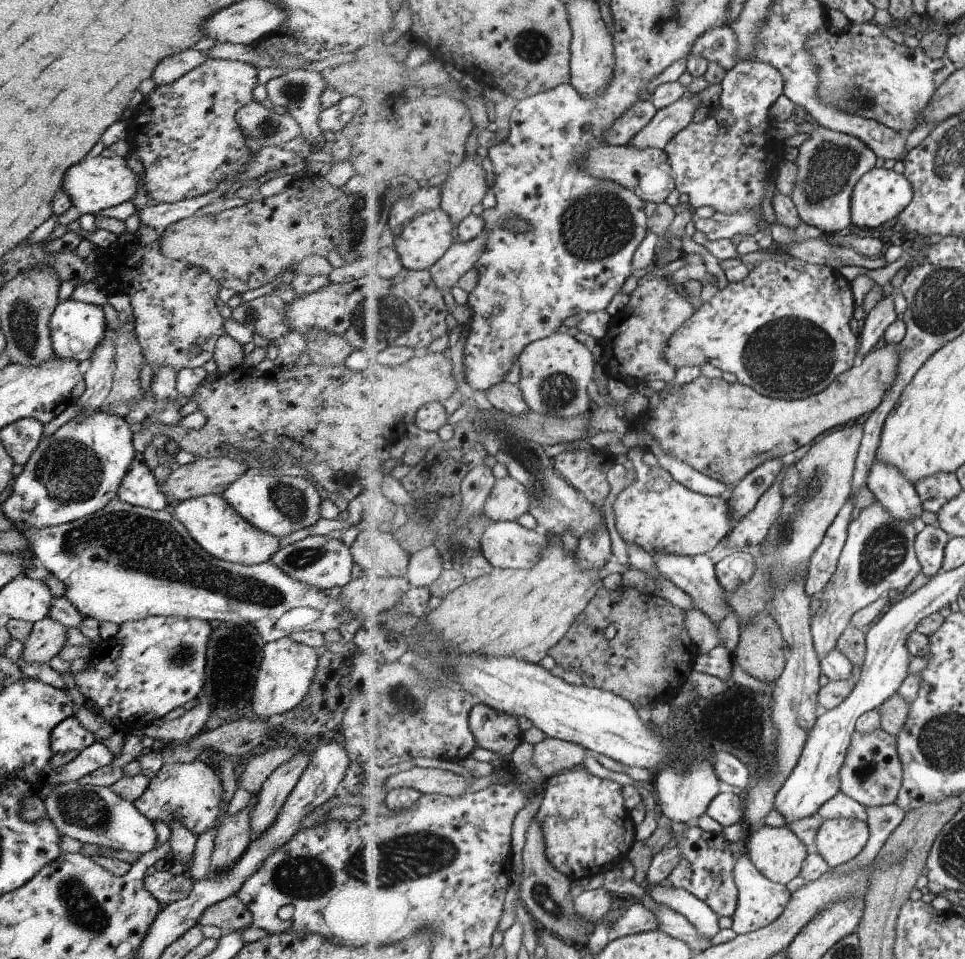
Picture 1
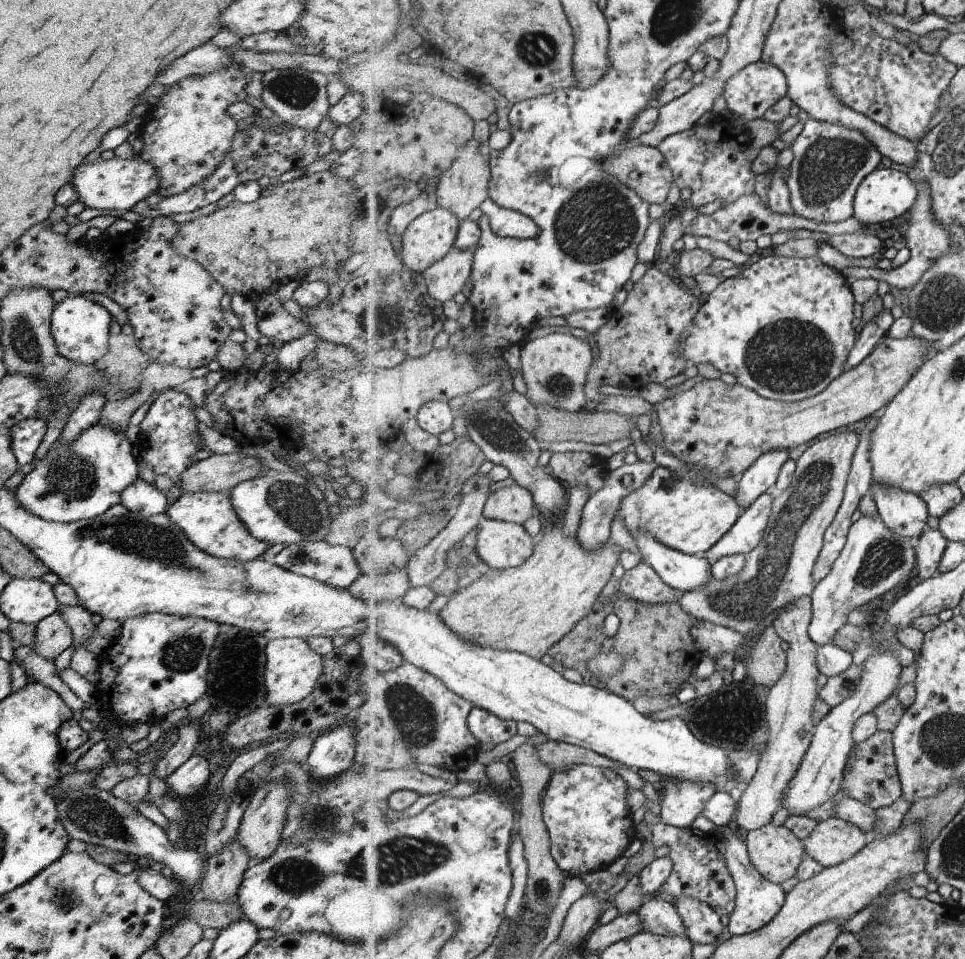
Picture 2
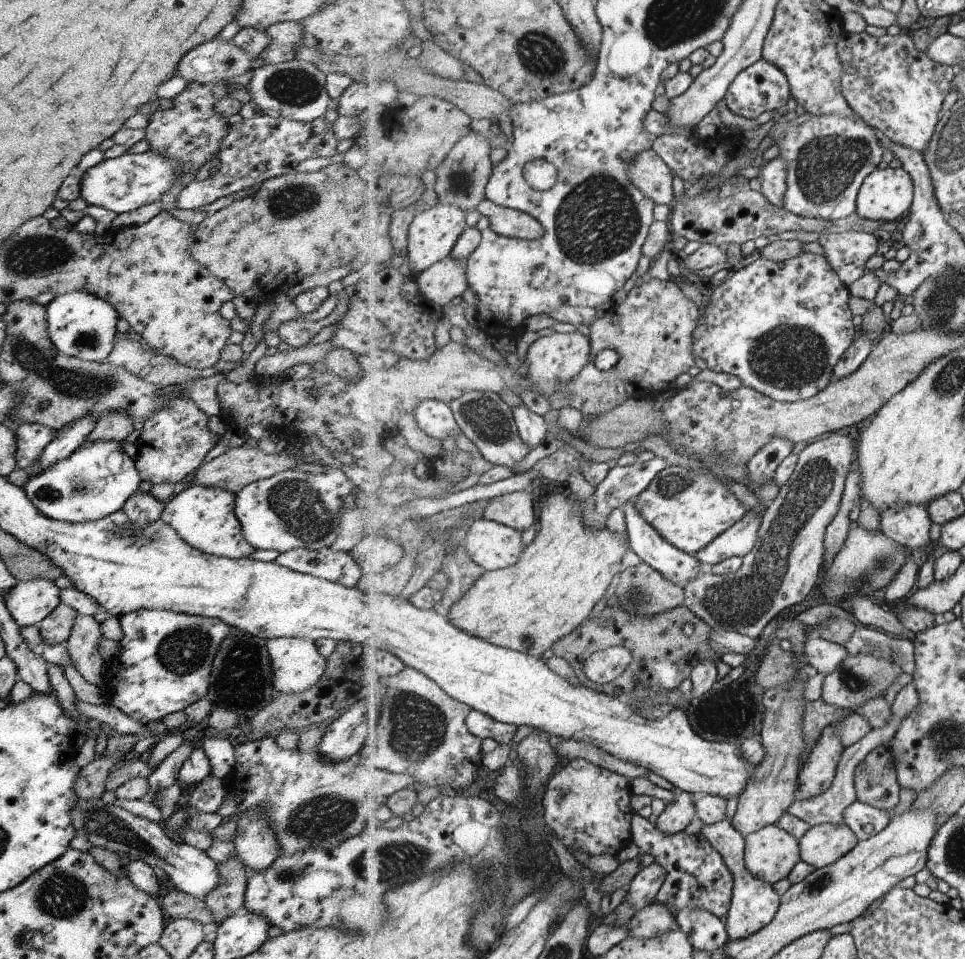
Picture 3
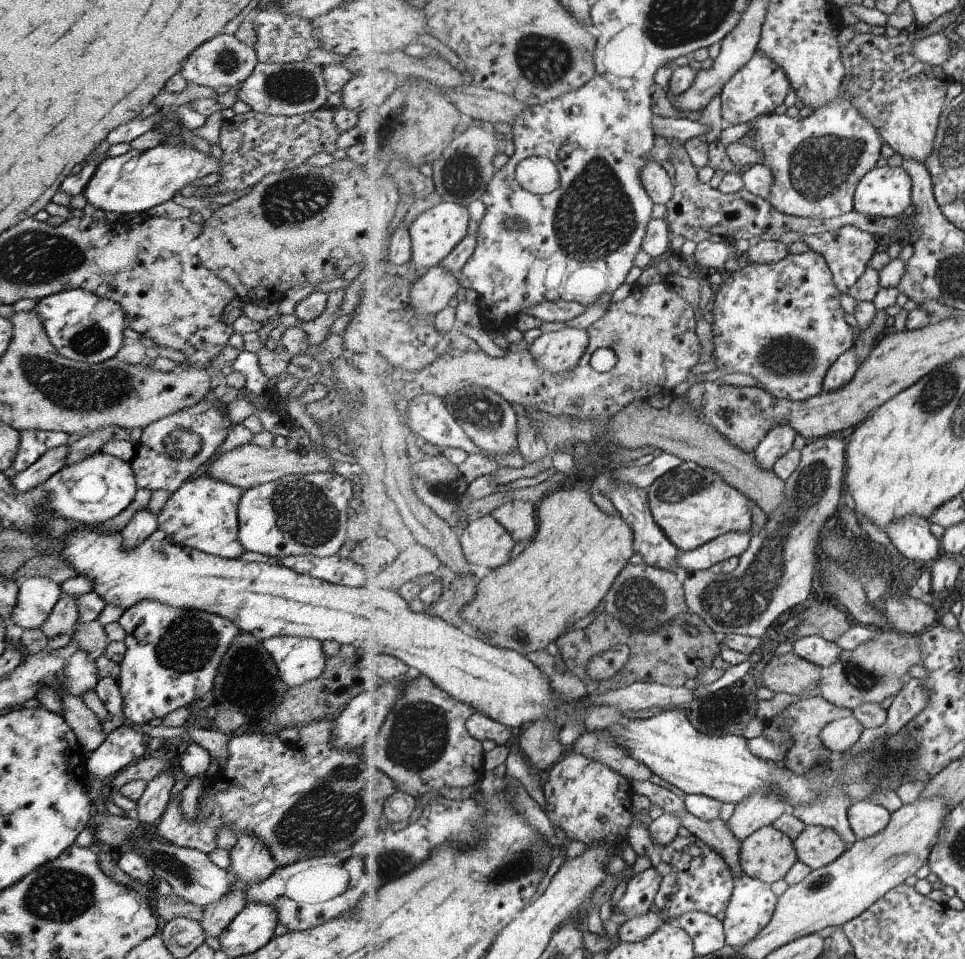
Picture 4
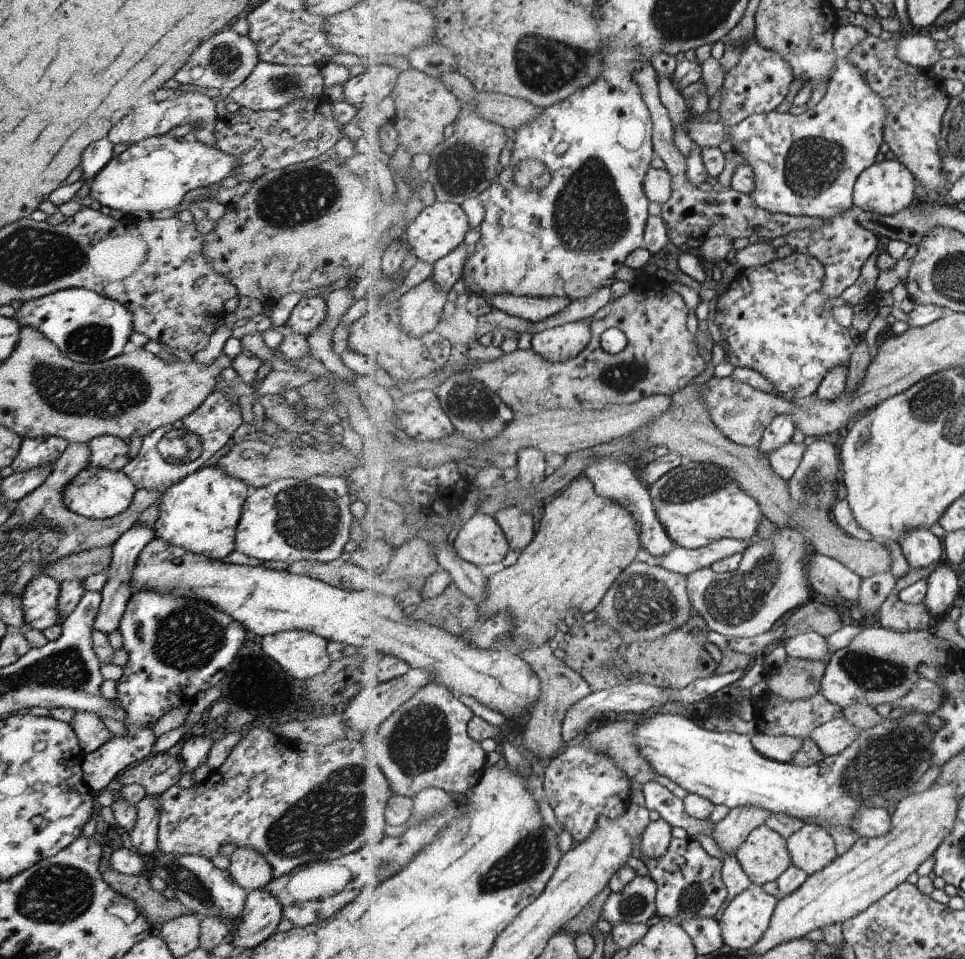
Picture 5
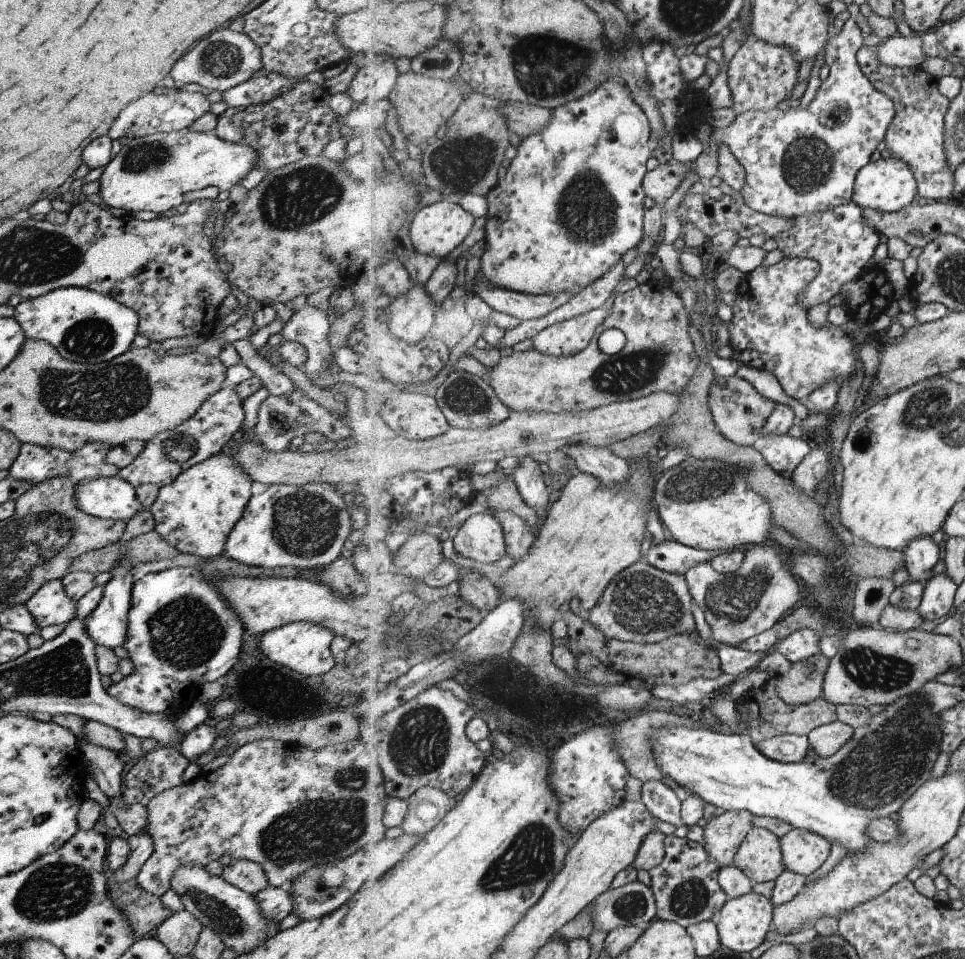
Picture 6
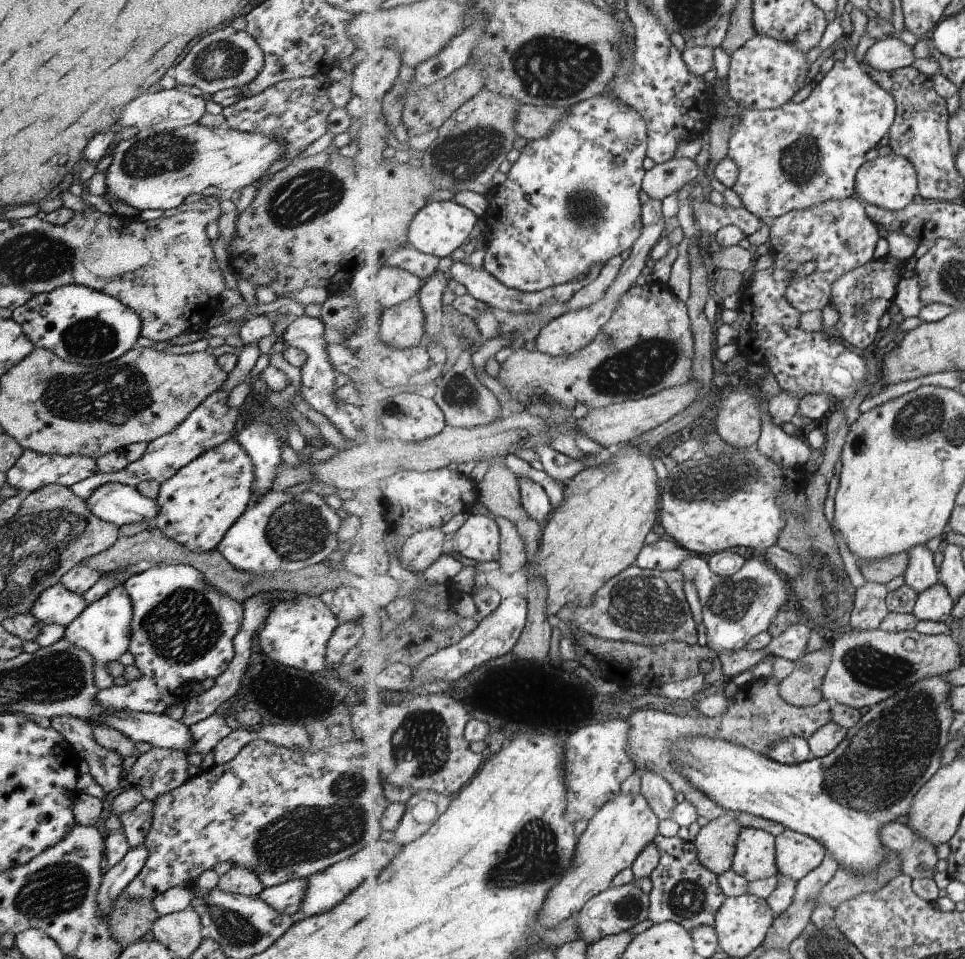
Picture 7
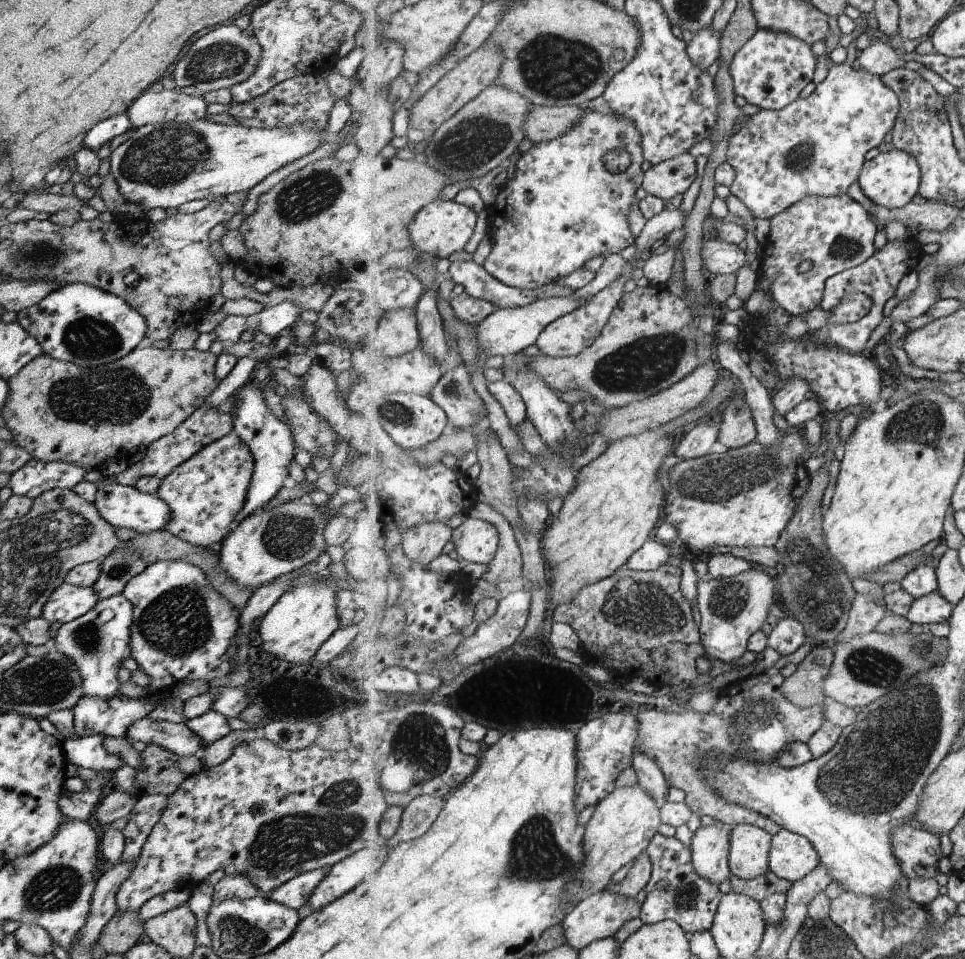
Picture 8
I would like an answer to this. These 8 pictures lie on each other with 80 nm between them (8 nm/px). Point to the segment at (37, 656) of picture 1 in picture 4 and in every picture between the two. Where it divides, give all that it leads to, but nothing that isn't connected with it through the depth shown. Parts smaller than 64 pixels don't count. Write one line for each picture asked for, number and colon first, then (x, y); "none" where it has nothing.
2: (52, 635)
3: (55, 628)
4: (61, 620)

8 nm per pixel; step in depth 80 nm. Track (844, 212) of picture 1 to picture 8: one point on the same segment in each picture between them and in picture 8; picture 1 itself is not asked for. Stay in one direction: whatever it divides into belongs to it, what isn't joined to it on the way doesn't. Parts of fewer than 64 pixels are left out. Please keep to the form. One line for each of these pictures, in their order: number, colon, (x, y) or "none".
2: (831, 161)
3: (829, 157)
4: (818, 161)
5: (808, 165)
6: (799, 161)
7: (794, 157)
8: (816, 146)

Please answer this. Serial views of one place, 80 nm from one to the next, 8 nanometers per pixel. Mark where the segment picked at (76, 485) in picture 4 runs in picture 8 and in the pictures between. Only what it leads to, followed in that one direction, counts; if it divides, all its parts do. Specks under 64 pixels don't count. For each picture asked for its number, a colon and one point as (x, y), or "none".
5: (96, 493)
6: (112, 498)
7: (118, 504)
8: (122, 506)

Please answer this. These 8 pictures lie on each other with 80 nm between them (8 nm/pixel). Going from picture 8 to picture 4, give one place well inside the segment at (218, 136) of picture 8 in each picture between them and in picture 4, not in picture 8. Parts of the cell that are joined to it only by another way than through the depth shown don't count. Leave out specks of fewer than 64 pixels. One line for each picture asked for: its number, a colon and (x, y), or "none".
4: (136, 181)
5: (153, 174)
6: (152, 172)
7: (153, 170)

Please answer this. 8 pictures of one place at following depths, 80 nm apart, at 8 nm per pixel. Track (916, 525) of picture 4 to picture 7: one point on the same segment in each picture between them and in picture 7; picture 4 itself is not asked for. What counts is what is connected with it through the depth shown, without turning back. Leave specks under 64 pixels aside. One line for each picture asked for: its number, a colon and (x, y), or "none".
5: (920, 547)
6: (922, 554)
7: (921, 574)

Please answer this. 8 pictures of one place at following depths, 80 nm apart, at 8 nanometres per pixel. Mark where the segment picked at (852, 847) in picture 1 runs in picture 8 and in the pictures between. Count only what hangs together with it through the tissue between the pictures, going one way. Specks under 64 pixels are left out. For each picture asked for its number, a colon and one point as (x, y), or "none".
2: (834, 841)
3: (824, 844)
4: (818, 846)
5: (813, 848)
6: (804, 852)
7: (798, 854)
8: (792, 857)

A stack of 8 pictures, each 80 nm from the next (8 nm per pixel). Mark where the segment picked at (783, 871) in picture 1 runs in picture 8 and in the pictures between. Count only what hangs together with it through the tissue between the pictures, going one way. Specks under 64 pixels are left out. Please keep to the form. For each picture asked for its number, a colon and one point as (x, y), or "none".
2: (776, 852)
3: (771, 853)
4: (768, 855)
5: (765, 856)
6: (761, 856)
7: (755, 858)
8: (750, 846)

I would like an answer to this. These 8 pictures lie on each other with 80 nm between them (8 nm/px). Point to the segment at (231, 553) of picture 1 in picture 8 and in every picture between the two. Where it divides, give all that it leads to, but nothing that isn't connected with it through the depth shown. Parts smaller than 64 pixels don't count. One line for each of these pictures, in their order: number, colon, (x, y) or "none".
2: (207, 520)
3: (203, 517)
4: (201, 514)
5: (199, 513)
6: (195, 513)
7: (201, 501)
8: (204, 493)

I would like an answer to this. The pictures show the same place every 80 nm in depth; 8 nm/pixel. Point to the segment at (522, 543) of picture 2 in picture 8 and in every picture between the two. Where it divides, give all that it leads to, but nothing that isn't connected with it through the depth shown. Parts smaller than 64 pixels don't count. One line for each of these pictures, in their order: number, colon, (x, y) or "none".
3: (493, 545)
4: (485, 541)
5: (481, 540)
6: (481, 538)
7: (479, 538)
8: (476, 540)

